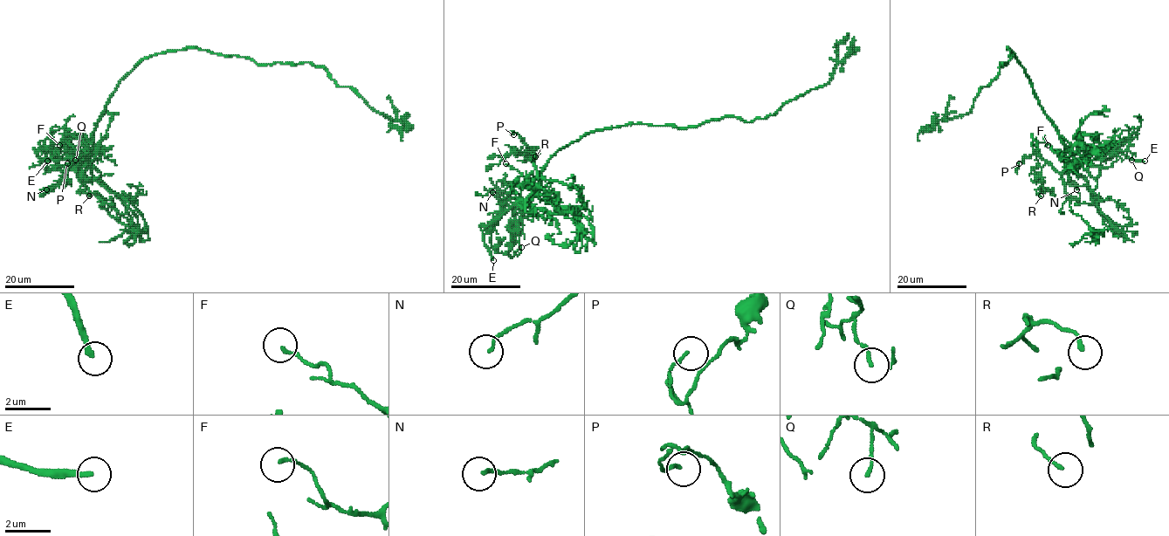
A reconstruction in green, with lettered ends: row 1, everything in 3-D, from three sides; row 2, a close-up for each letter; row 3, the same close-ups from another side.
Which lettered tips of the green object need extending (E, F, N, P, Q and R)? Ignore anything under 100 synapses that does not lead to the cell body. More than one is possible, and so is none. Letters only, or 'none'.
E

